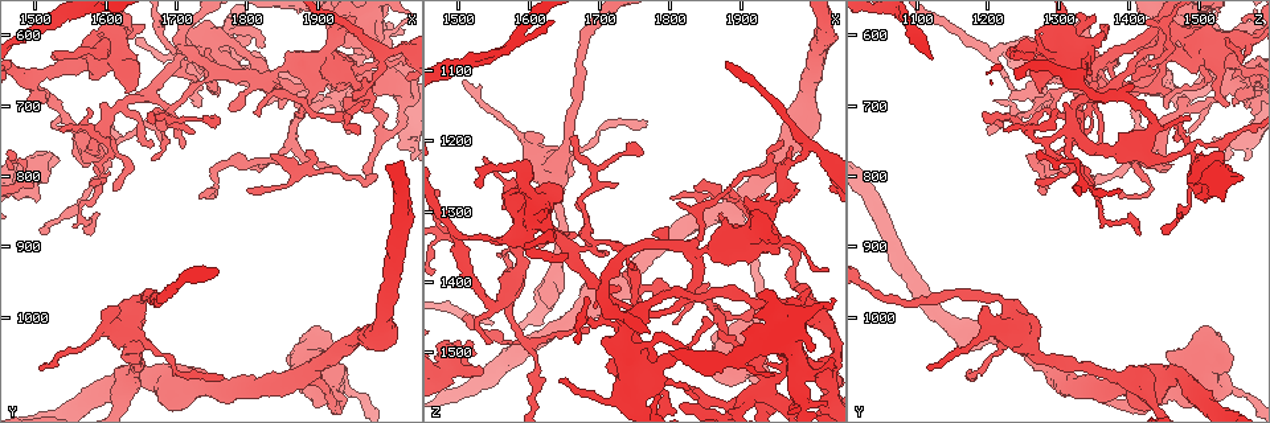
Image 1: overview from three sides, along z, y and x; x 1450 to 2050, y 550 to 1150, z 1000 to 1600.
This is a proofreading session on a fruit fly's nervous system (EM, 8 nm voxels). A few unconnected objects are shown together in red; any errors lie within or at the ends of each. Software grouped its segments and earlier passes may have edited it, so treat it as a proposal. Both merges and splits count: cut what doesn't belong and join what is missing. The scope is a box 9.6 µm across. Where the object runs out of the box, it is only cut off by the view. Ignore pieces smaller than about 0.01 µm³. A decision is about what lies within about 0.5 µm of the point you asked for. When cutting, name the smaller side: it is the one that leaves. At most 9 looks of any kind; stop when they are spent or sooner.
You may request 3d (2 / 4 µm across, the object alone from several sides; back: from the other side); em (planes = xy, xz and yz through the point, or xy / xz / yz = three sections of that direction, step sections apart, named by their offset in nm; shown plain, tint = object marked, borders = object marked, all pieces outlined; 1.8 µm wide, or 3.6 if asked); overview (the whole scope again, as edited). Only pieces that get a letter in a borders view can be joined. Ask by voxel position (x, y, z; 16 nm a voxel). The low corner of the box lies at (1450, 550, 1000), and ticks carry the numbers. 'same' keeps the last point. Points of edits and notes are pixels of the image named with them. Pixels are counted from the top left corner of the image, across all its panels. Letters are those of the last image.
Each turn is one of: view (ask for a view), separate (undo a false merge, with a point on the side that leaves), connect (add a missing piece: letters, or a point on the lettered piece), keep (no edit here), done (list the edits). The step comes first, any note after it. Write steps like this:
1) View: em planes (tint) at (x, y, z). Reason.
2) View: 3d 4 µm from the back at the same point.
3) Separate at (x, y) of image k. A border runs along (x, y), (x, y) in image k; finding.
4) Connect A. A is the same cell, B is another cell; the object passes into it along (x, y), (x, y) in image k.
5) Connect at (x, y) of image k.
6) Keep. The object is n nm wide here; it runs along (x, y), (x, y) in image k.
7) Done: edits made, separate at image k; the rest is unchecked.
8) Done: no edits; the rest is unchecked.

View: 3d 2 µm at (1500, 835, 1505). An open end.

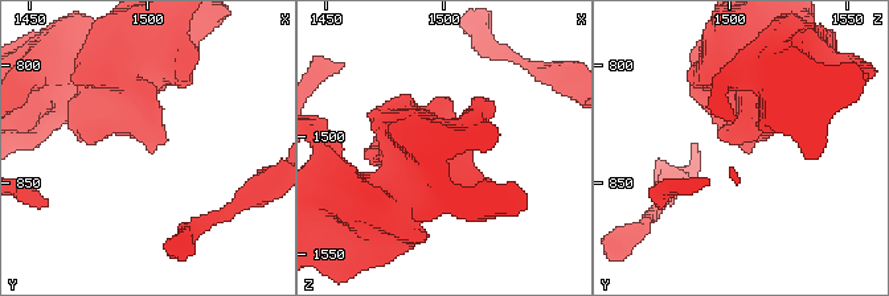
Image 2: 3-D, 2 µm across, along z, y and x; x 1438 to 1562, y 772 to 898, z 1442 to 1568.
View: em planes (borders) at (1502, 836, 1509). Shape alone is not enough.

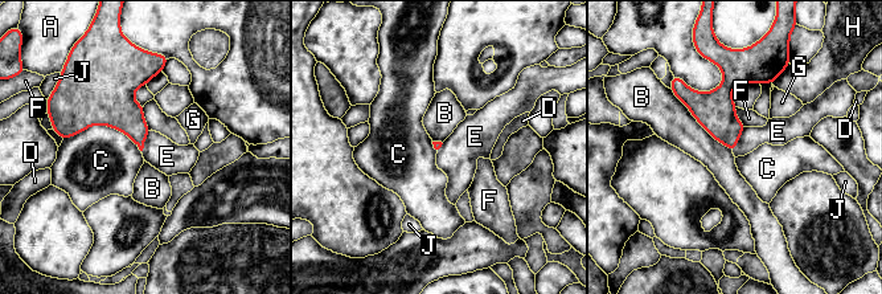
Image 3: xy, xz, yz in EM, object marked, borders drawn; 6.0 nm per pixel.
Keep. The longest contact is with B, 550 nm; A, B, C, D, E, F, G, H and J are other cells; none of them fits.

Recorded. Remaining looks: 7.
View: 3d 2 µm at (1830, 665, 1355). Sharp bend.

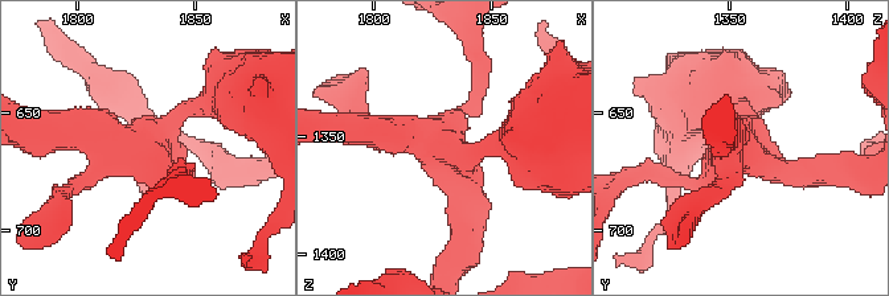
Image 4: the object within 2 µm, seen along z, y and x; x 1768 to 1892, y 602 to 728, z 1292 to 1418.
View: em planes (tint) at (1827, 666, 1352).

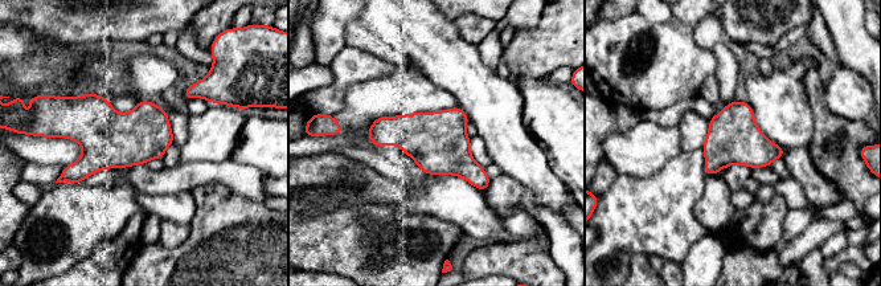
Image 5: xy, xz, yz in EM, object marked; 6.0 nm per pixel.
View: em planes (borders) at the same point. See the neighbours.

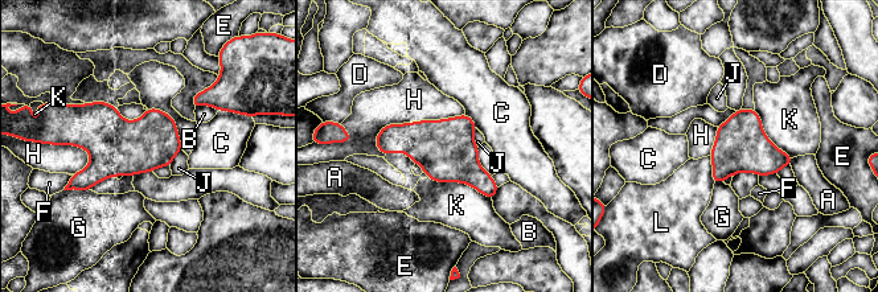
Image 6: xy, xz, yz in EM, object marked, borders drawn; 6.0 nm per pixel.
Keep. The longest contact is with H, 600 nm; A, B, C, D, E, F, G, H, J, K and L are other cells; a border runs along (476, 127), (474, 143), (478, 147) in image 6; continuous, no second cell.

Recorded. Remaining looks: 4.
View: 3d 4 µm from the back at (1685, 710, 1335). Sharp bend.

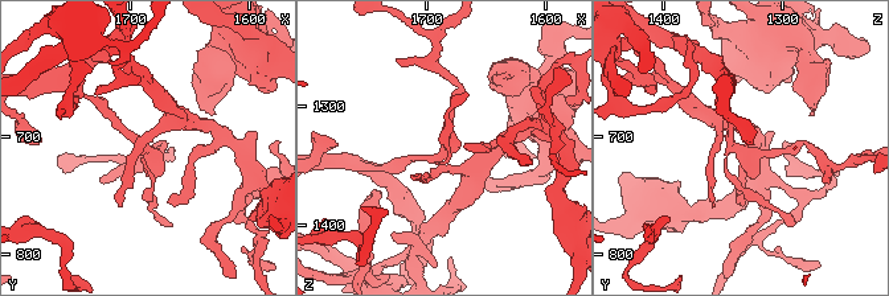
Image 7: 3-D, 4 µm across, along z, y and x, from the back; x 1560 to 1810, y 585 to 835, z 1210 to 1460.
View: em planes (tint) at (1684, 714, 1334).

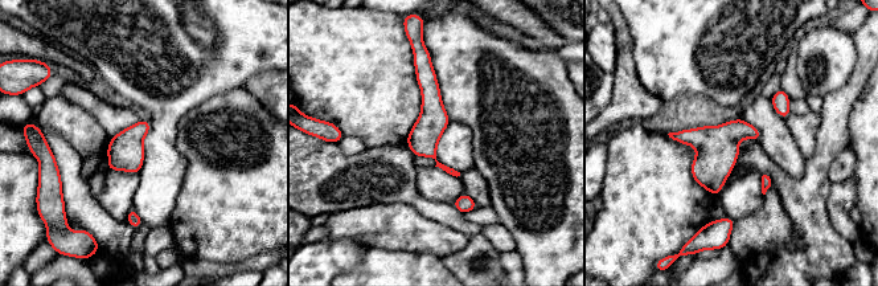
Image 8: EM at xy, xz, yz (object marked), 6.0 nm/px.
View: em planes (borders) at the same point. What lies round it.

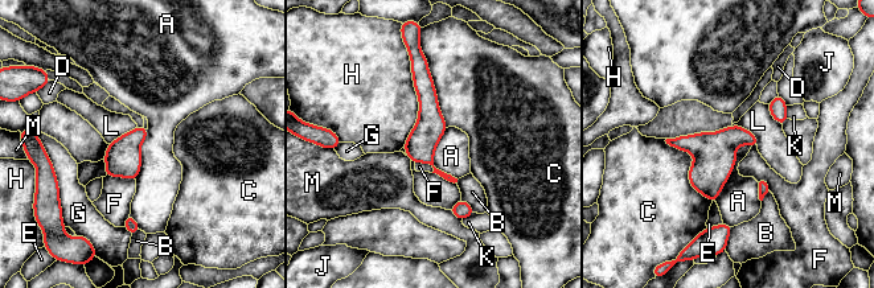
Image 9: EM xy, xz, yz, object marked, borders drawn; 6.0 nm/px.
Keep. The object is 190 nm wide here; A, B, C, D, E, F, G, H, J, K, L and M are other cells; a border runs along (750, 144), (735, 147), (714, 201) in image 9; all the same cell.

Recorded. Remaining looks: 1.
Done: no edits; the rest is unchecked.

